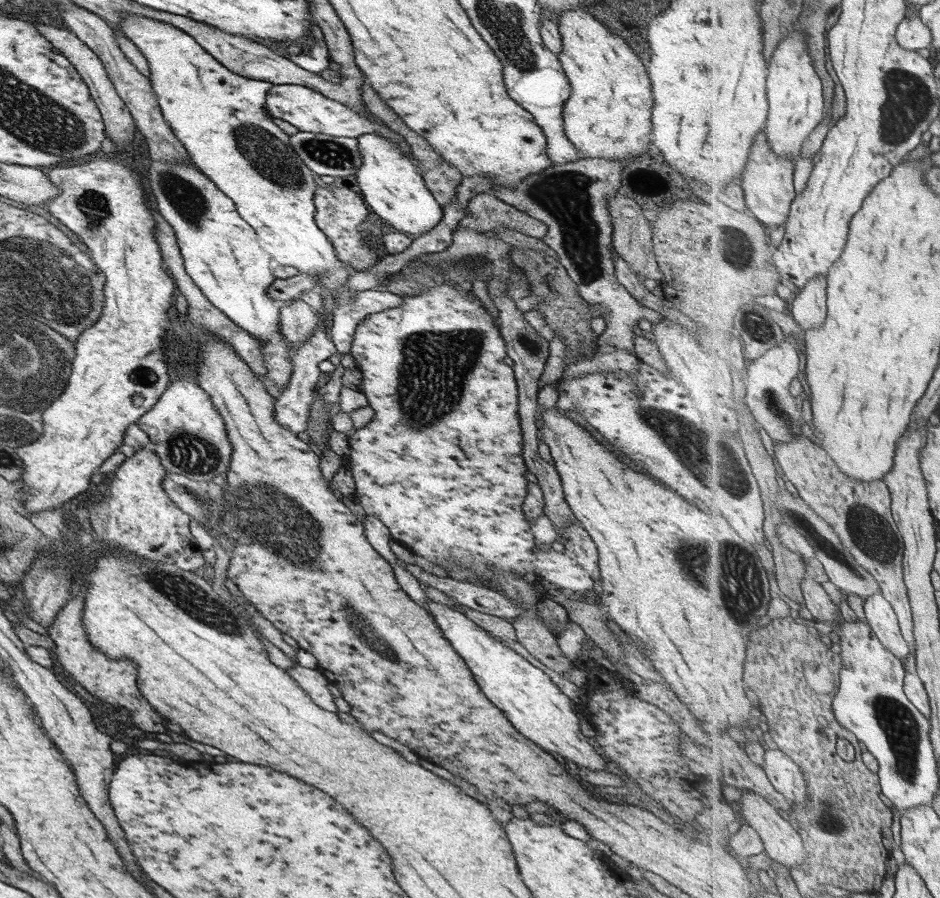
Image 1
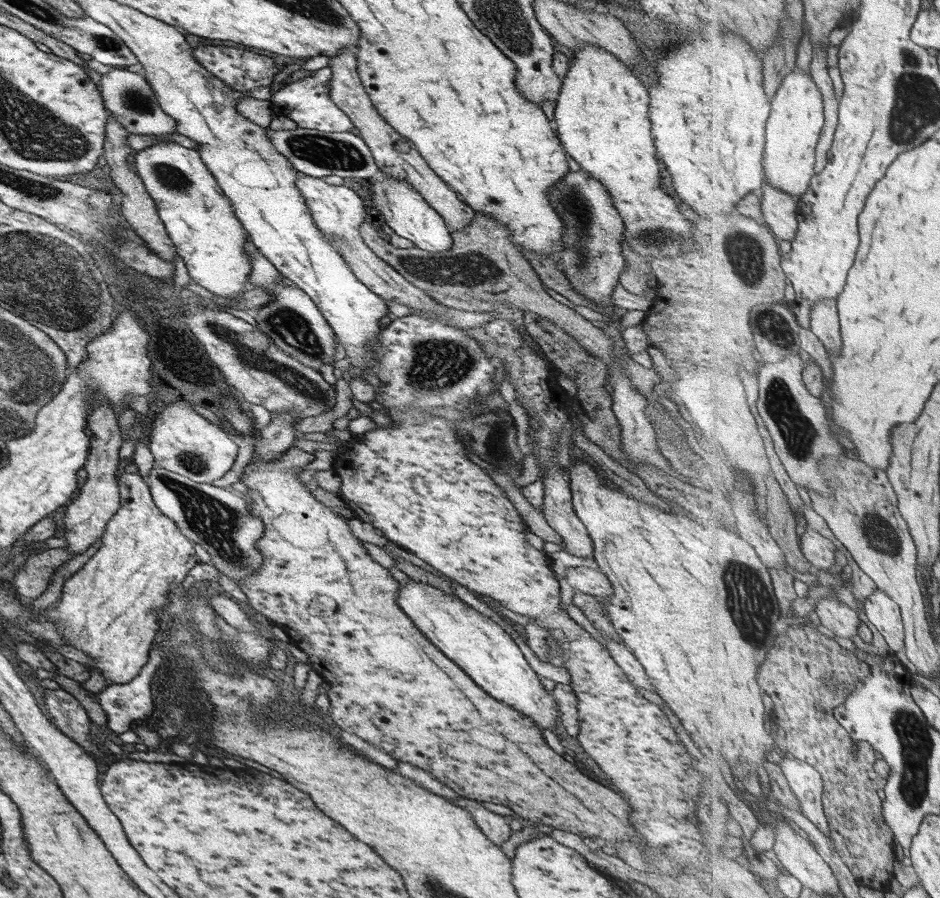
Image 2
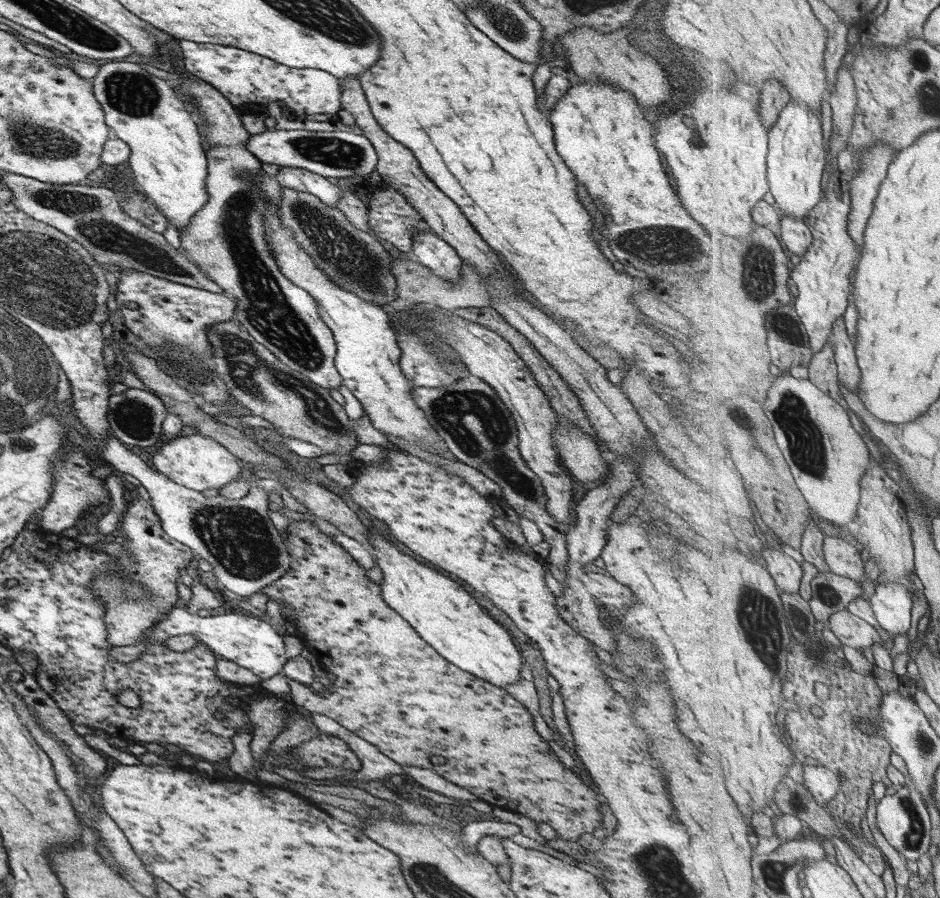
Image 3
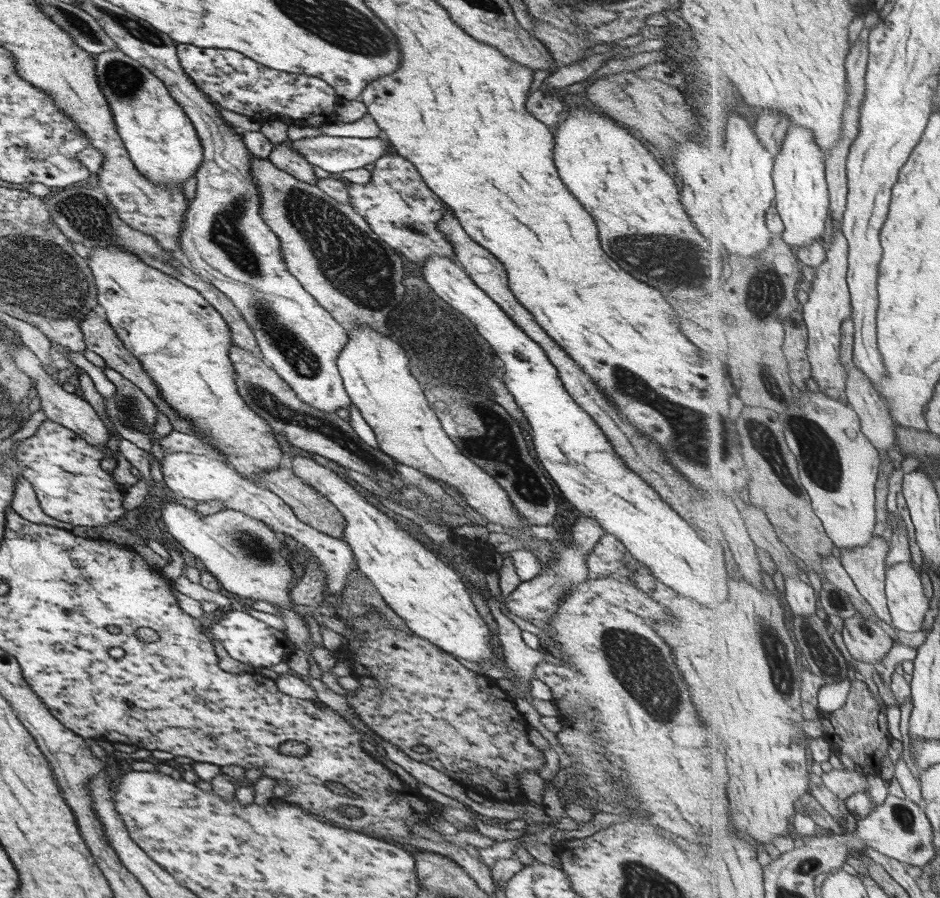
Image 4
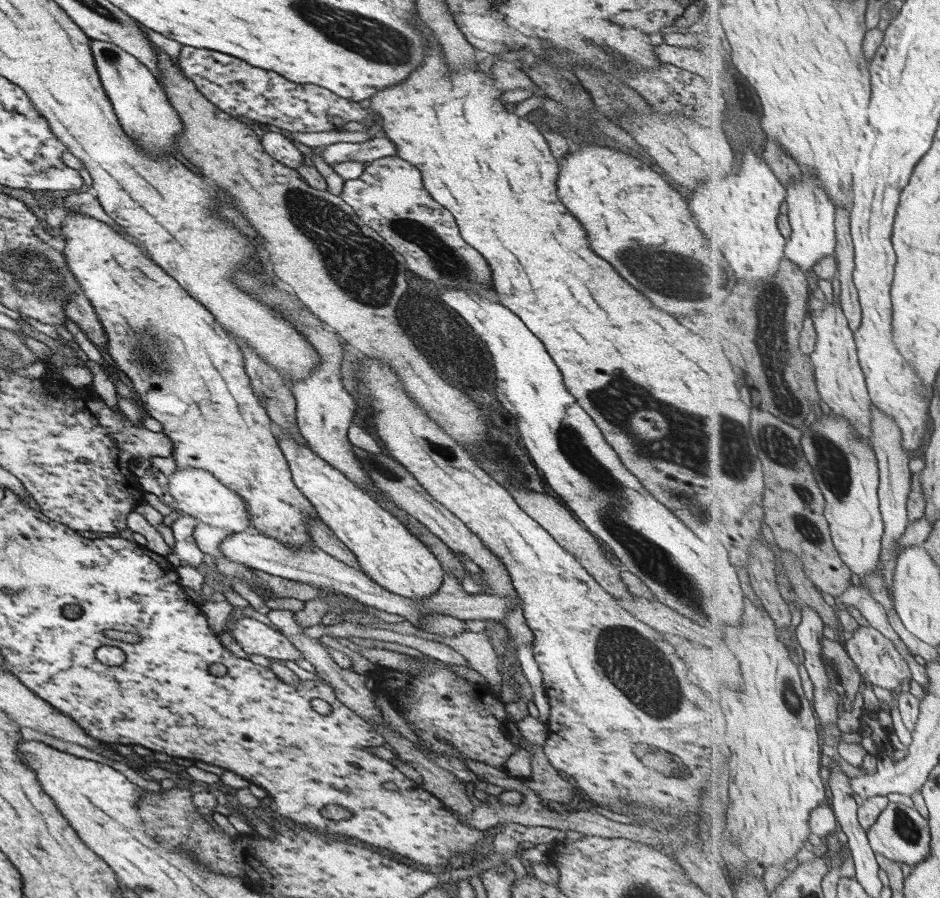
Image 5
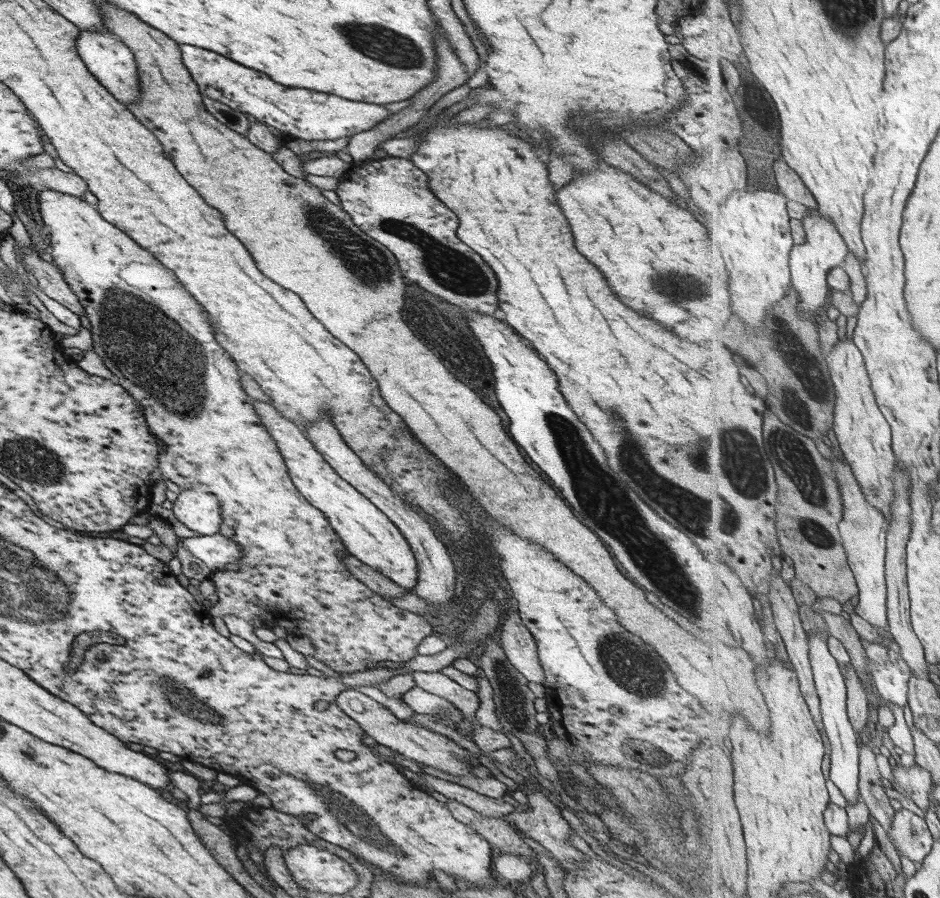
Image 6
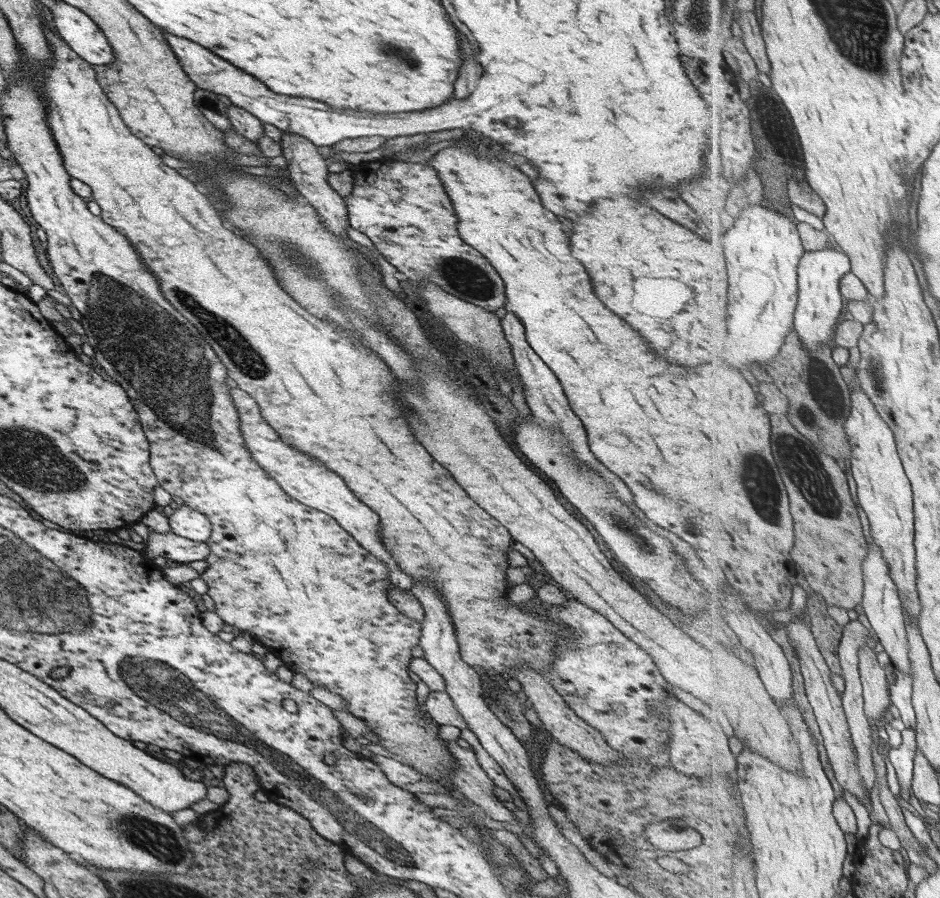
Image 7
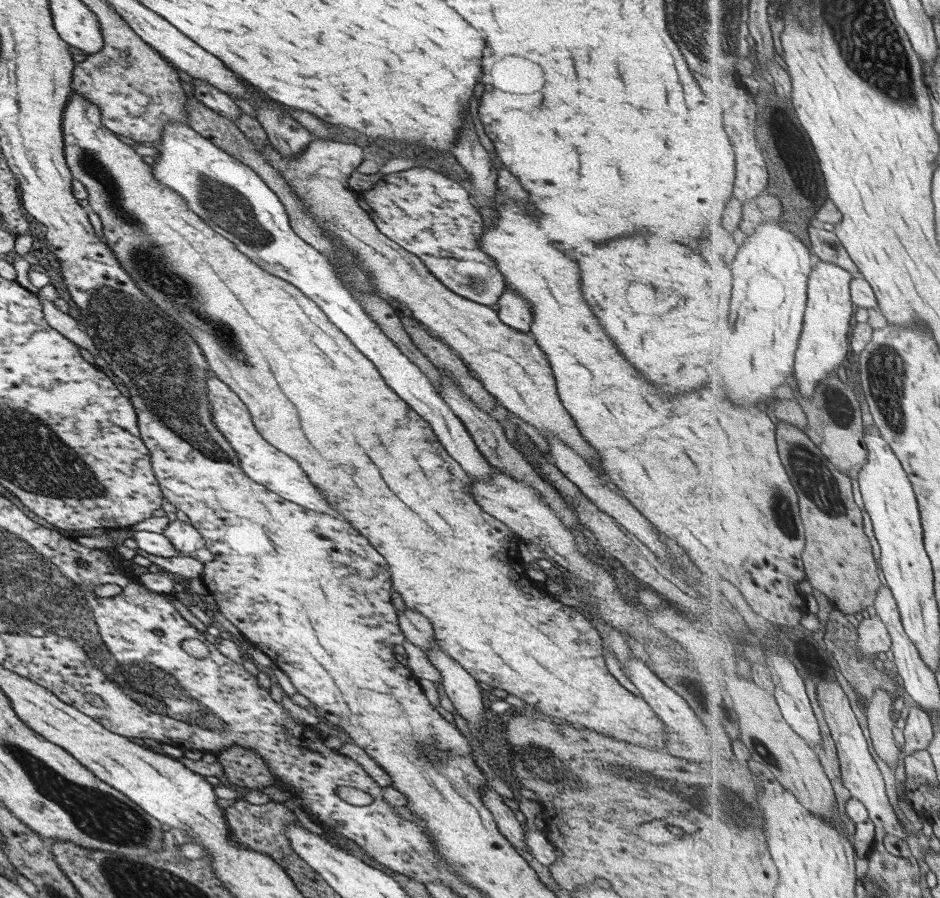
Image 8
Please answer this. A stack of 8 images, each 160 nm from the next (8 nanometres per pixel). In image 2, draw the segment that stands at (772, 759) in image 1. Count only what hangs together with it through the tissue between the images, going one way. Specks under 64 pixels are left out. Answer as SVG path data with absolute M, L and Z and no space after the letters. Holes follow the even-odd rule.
M783 755L778 766L783 770L791 790L799 797L801 814L807 816L807 820L811 820L823 835L830 838L829 820L823 810L825 784L821 772L803 760L787 759Z

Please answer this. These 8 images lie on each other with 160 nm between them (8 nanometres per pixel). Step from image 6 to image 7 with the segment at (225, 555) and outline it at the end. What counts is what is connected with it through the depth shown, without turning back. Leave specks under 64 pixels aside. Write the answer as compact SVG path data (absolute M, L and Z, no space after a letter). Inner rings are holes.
M151 531L146 541L146 549L143 551L146 557L151 559L163 556L168 564L204 560L208 552L209 549L204 542L189 541L171 532L157 534Z

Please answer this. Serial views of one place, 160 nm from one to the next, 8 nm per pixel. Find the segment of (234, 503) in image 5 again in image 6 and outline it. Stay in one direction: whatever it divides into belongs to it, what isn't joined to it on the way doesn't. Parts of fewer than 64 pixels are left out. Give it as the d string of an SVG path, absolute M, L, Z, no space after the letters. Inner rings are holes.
M181 488L171 512L183 526L199 536L212 536L219 532L222 518L217 499L208 492Z

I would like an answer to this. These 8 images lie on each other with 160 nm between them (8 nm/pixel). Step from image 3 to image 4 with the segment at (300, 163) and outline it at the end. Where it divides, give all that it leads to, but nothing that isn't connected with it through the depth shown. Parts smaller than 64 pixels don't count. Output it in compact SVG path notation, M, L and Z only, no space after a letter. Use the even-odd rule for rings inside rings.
M321 134L315 136L315 138L287 140L283 143L291 145L311 166L318 166L328 173L363 168L365 164L371 164L378 158L381 158L388 149L388 142L383 136L375 138L353 138Z

